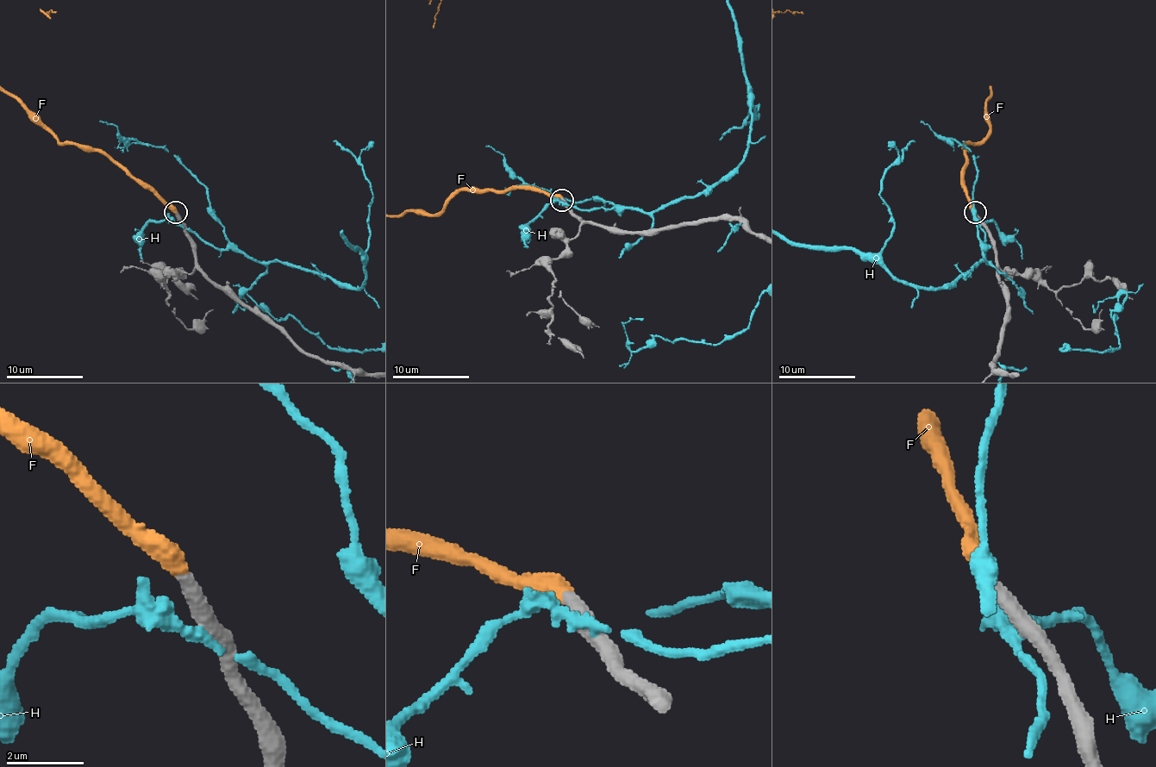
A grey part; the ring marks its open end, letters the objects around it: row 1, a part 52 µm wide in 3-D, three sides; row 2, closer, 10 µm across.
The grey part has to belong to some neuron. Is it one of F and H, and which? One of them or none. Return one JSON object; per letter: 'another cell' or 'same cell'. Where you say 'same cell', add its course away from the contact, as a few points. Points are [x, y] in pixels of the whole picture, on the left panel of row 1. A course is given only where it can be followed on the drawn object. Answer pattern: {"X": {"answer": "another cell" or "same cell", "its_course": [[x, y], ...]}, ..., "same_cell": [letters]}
{"F": {"answer": "same cell"}, "H": {"answer": "another cell"}, "same_cell": ["F"]}

